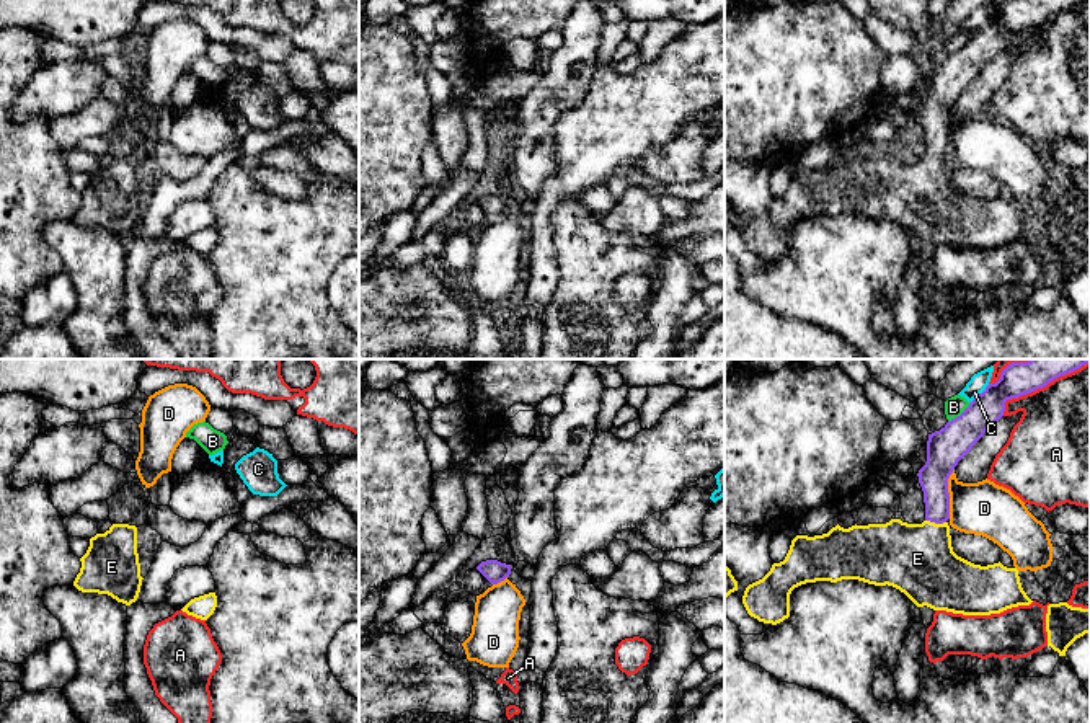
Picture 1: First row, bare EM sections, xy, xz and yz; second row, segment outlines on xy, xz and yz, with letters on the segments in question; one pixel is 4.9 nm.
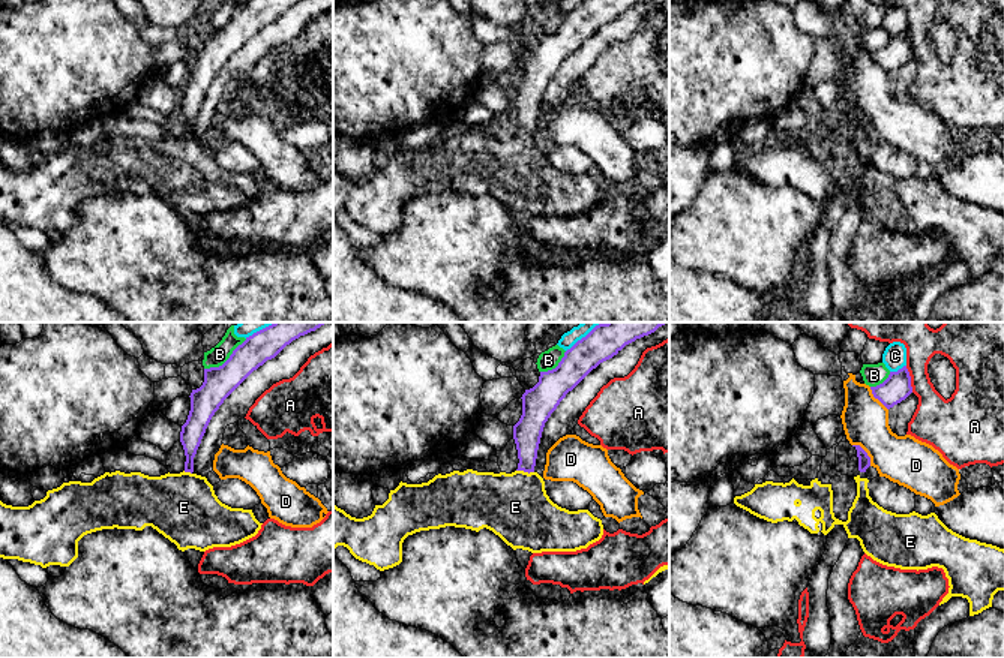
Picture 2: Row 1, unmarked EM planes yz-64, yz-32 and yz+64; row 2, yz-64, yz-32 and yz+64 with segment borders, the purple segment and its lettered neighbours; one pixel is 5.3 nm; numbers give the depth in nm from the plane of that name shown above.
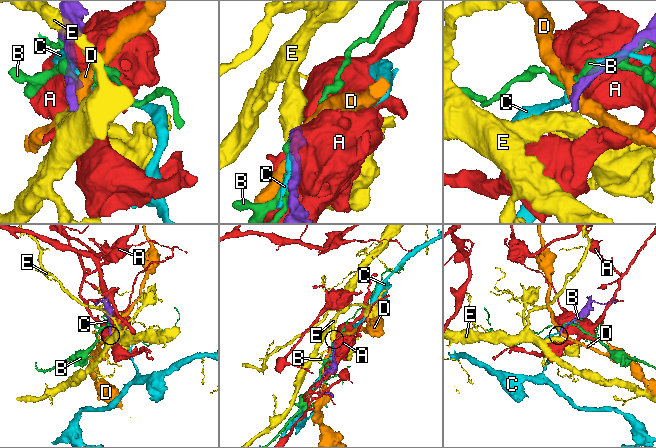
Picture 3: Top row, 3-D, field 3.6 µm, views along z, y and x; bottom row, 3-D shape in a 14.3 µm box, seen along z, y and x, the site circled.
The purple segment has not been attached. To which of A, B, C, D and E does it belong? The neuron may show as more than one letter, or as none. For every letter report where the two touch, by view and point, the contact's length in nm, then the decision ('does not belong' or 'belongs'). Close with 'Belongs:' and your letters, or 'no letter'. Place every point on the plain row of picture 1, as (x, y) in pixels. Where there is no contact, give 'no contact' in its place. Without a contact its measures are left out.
A: contact yz (1036, 23); length 460 nm; does not belong
B: contact yz (960, 49); length 140 nm; does not belong
C: contact yz (979, 28); length 140 nm; does not belong
D: contact yz (948, 128); length 240 nm; does not belong
E: contact yz (935, 157); length 110 nm; belongs
Belongs: E

